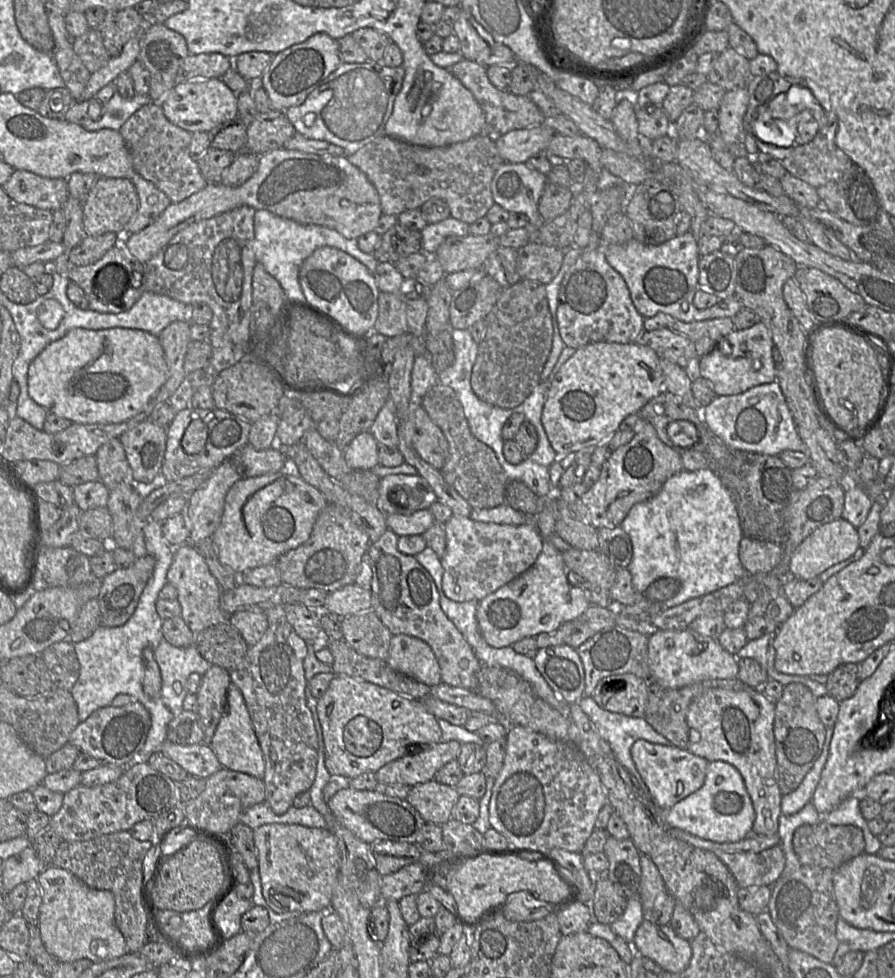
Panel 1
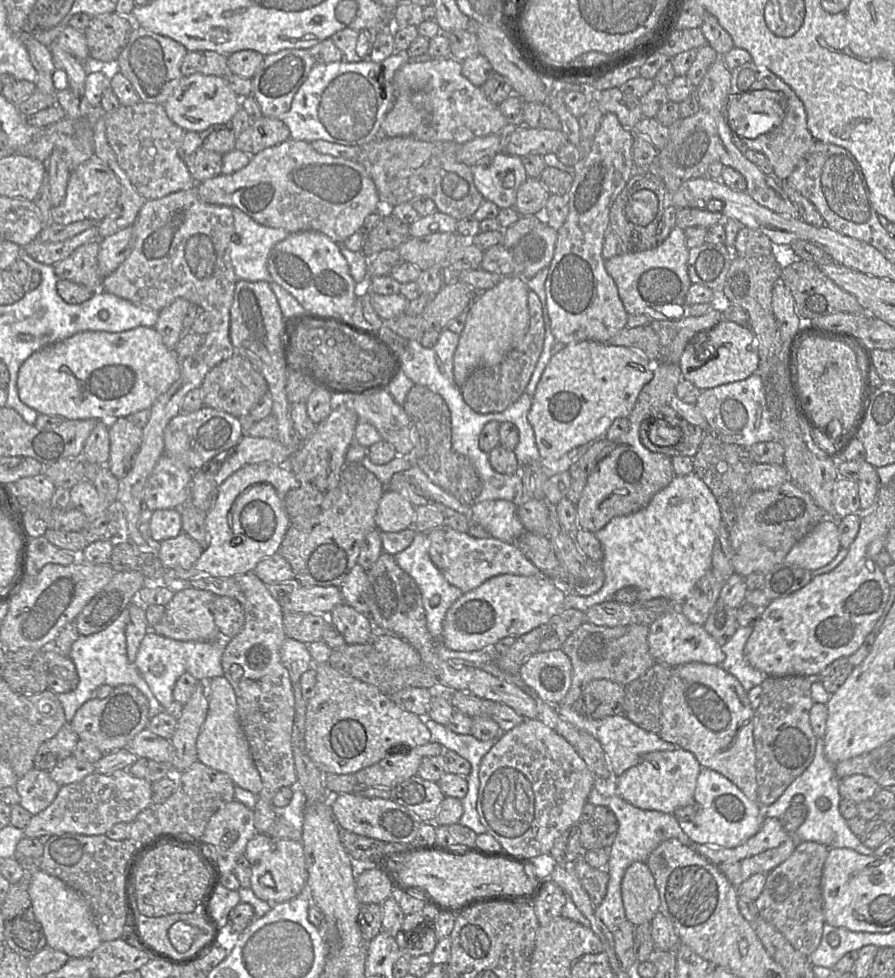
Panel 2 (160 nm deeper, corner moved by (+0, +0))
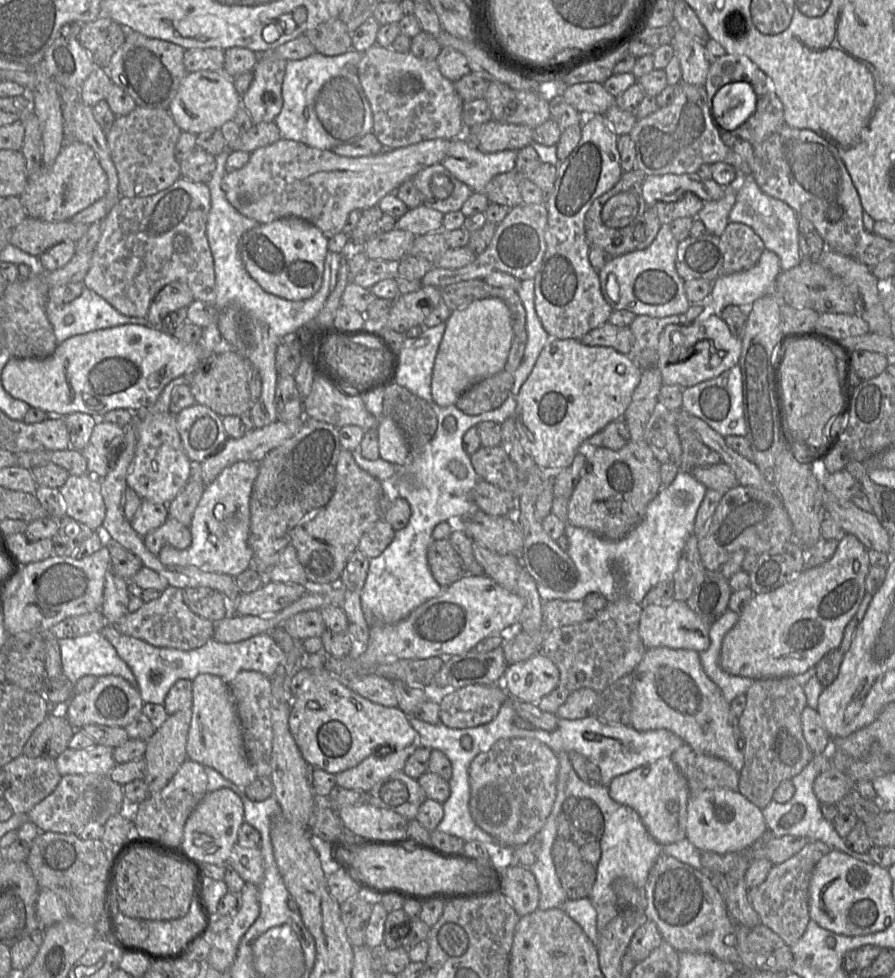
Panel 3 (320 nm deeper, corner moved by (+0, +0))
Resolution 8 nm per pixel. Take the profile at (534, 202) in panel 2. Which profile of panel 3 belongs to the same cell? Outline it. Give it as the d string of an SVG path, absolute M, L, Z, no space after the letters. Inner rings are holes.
M516 171L498 174L486 185L484 193L490 203L496 203L508 210L523 203Z

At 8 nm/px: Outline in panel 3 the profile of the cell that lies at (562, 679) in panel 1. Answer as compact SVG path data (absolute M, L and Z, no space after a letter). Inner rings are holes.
M543 654L509 665L503 676L503 688L510 697L529 703L538 703L558 685L560 672Z

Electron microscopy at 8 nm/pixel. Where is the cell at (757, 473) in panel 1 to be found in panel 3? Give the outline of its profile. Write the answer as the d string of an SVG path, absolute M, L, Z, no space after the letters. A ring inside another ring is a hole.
M677 423L677 432L682 447L680 472L690 472L696 467L722 463L720 455L707 447L688 424Z

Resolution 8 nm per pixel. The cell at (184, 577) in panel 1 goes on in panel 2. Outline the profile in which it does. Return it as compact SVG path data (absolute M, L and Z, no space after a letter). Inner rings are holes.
M187 533L158 542L157 555L165 569L192 568L204 548Z

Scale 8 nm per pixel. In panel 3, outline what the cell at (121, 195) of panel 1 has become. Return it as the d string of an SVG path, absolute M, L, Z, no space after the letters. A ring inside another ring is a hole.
M66 141L49 167L42 166L28 176L23 192L19 195L27 217L42 221L68 221L78 212L106 196L108 180L93 149L79 141Z

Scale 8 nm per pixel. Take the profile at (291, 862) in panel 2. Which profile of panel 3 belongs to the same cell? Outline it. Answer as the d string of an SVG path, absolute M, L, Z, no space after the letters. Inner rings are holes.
M235 844L226 865L231 866L245 882L259 886L264 878L264 865L261 850L245 848Z

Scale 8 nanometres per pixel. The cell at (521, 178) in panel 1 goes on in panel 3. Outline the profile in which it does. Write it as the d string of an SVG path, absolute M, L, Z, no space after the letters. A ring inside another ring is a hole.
M454 138L449 140L446 155L440 164L474 193L484 193L494 176L515 171L517 151L482 152L465 139Z

